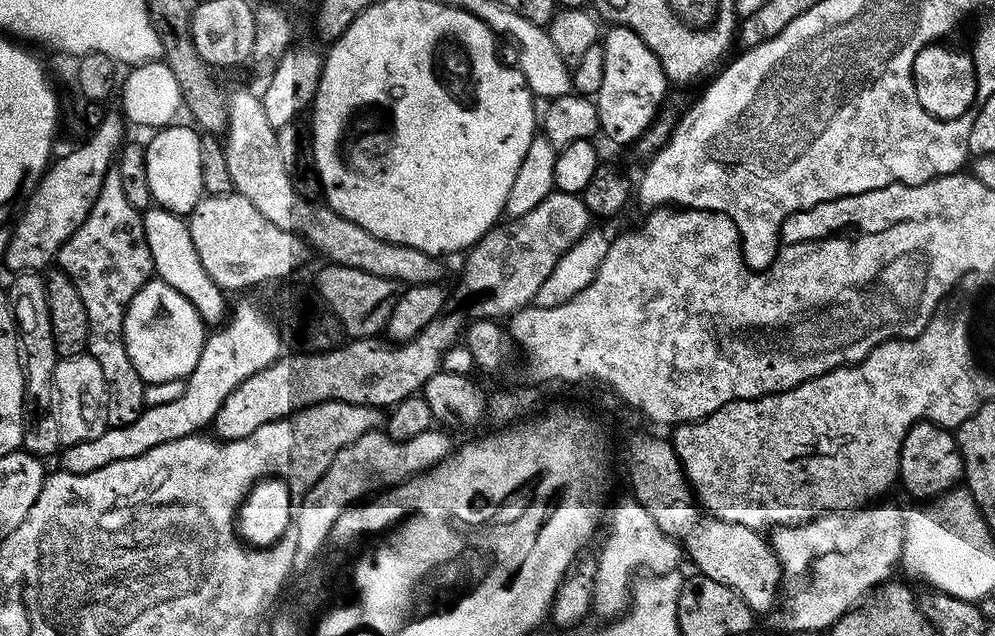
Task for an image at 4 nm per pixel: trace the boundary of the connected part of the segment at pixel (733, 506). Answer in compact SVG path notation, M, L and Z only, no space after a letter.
M897 338L878 345L864 360L845 363L838 368L831 368L820 376L802 382L797 388L785 392L771 392L768 396L759 396L756 400L735 400L722 406L714 414L704 417L703 420L691 424L682 424L670 436L673 450L678 454L680 464L684 468L684 475L688 477L689 484L699 507L707 515L715 516L718 520L725 520L731 524L741 524L747 528L757 530L775 530L781 526L799 526L822 516L826 512L846 512L859 509L869 502L875 501L892 483L897 483L900 474L900 451L903 439L911 426L918 421L932 418L932 384L924 380L924 388L912 388L912 376L908 376L908 355L914 353L916 360L923 360L931 350L932 343L918 342L915 338Z

